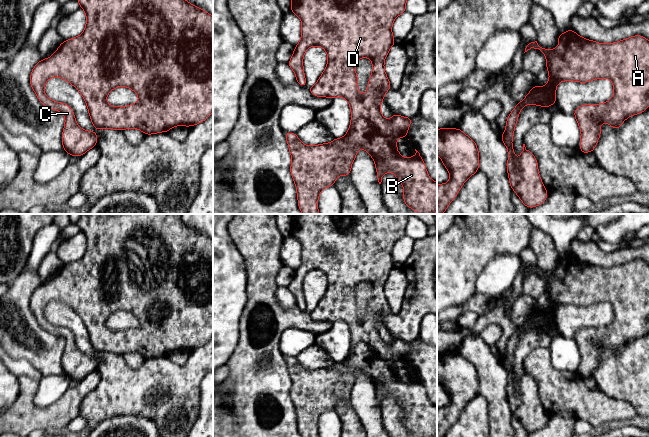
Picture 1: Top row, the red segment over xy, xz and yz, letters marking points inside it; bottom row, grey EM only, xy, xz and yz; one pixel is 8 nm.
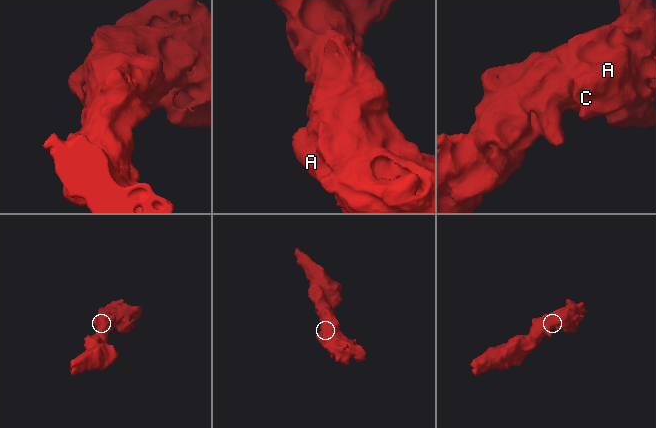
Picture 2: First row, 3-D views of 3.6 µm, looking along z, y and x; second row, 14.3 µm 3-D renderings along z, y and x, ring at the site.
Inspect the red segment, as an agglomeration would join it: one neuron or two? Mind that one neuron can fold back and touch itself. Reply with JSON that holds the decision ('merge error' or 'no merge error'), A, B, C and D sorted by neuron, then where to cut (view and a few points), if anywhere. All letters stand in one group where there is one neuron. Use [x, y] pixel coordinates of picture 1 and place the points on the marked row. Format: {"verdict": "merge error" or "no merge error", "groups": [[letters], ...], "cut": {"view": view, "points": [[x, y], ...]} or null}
{"verdict": "no merge error", "groups": [["A", "B", "C", "D"]], "cut": null}

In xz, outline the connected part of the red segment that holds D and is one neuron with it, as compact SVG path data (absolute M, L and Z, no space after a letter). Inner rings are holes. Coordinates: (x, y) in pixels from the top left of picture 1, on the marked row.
M291 0L291 11L290 12L297 15L301 19L301 22L302 22L301 40L295 46L293 55L292 55L291 59L289 60L289 62L287 63L289 65L289 67L295 72L296 83L298 83L300 86L302 86L304 88L307 88L306 87L306 78L305 78L304 68L303 68L303 56L309 47L321 46L325 49L325 51L328 55L328 63L325 67L324 72L319 77L317 83L314 86L312 86L311 88L307 88L307 89L311 94L313 94L316 97L329 97L330 99L334 99L335 97L343 97L348 101L350 109L351 109L351 123L350 123L350 126L348 128L346 135L342 138L335 138L331 143L324 143L324 144L319 144L319 145L315 145L315 146L306 146L299 140L296 133L283 132L285 135L285 138L287 140L288 148L289 148L289 151L290 151L290 154L292 157L292 162L291 162L291 166L290 166L290 173L293 177L293 180L294 180L294 183L296 186L298 207L303 214L319 214L318 197L319 197L320 192L325 187L335 186L335 179L339 175L344 175L344 176L350 177L352 163L355 160L357 151L360 148L365 149L371 155L372 159L374 160L379 184L381 184L382 178L387 171L391 171L395 174L397 180L403 185L403 188L404 188L403 202L410 209L412 209L420 214L433 214L437 210L437 183L434 182L429 177L425 163L424 163L420 153L415 149L415 151L416 151L415 155L412 158L406 159L406 158L403 158L400 155L400 153L397 151L397 143L396 143L397 138L404 137L404 138L408 139L407 132L408 132L408 129L411 125L412 117L402 117L398 114L392 113L392 118L390 120L386 120L380 112L380 104L383 102L386 92L389 89L393 89L393 87L391 86L389 79L385 73L385 70L384 70L384 61L385 61L386 56L388 55L388 51L396 43L396 40L394 39L394 37L392 35L392 24L393 24L393 21L396 17L398 17L399 15L401 15L402 13L404 13L406 11L406 1L407 0ZM362 57L368 57L372 60L372 75L369 77L369 82L367 84L367 86L368 86L367 92L363 96L361 96L359 94L358 83L357 83L357 80L359 77L356 75L356 70L355 70L356 62Z

